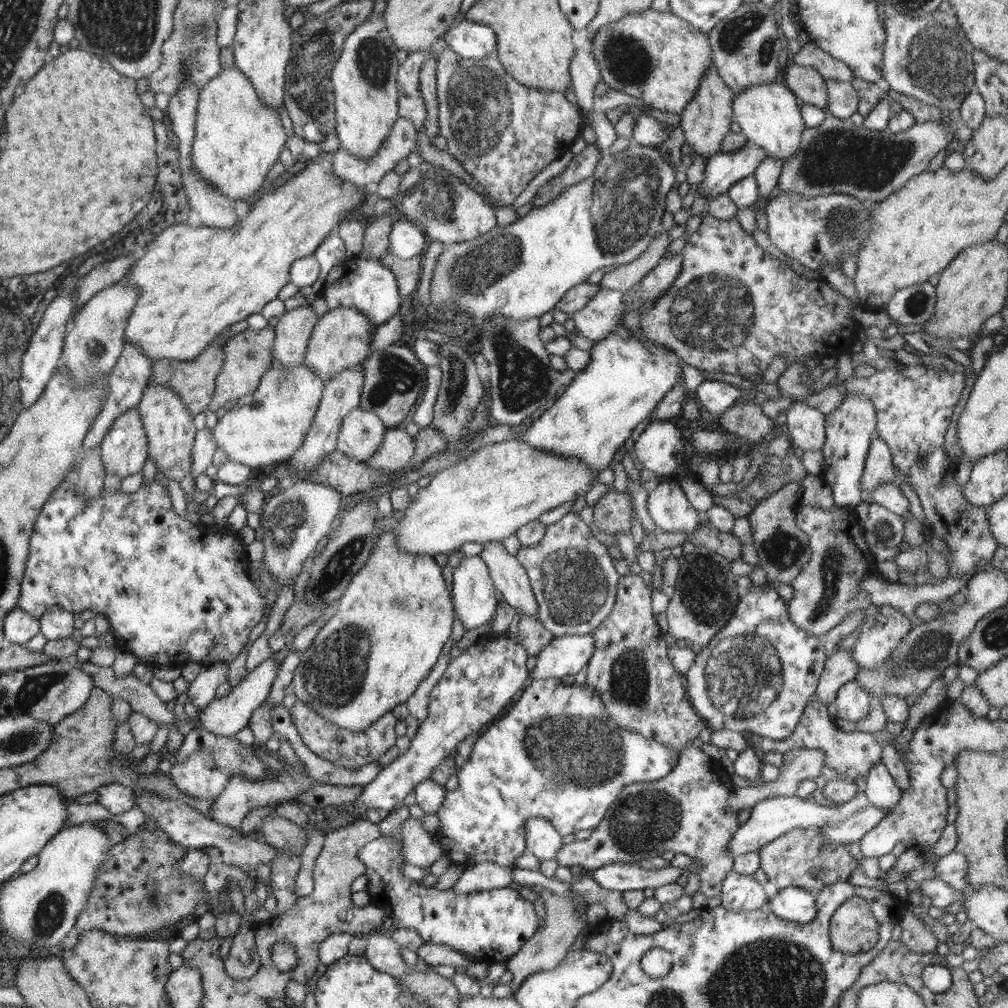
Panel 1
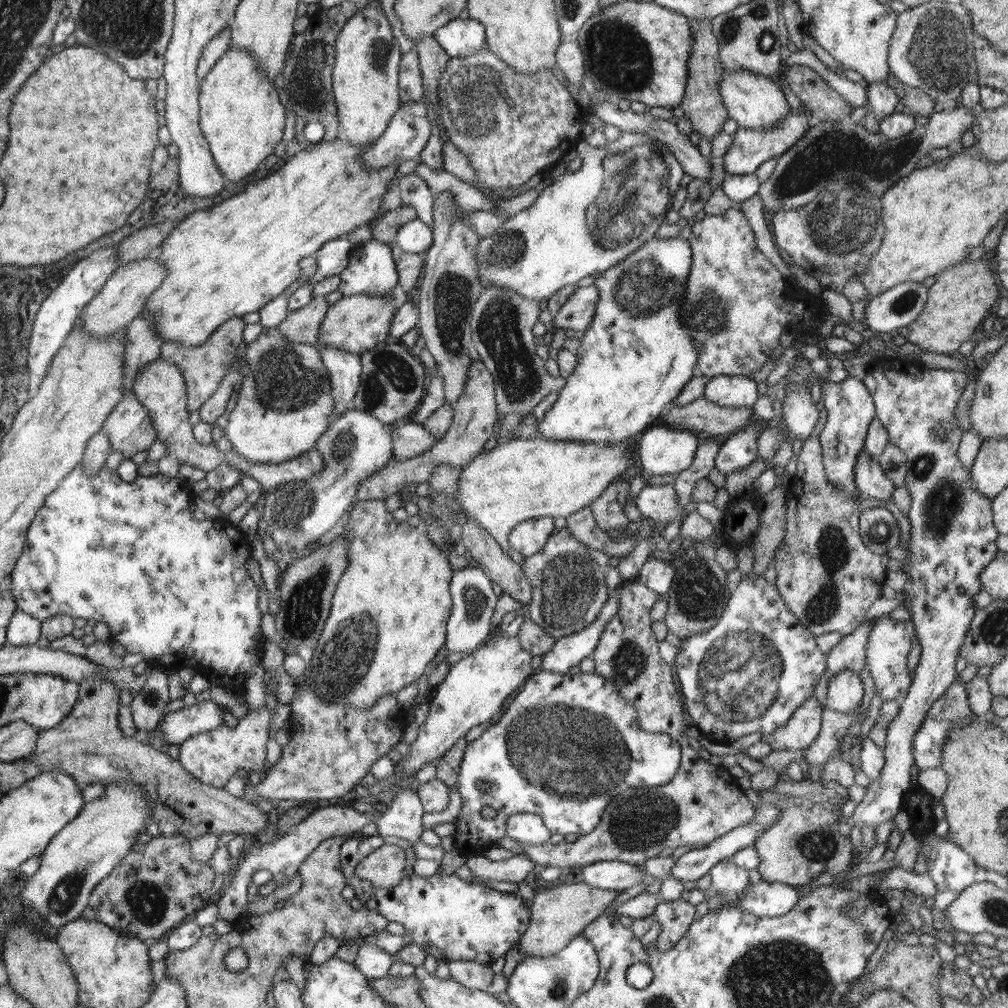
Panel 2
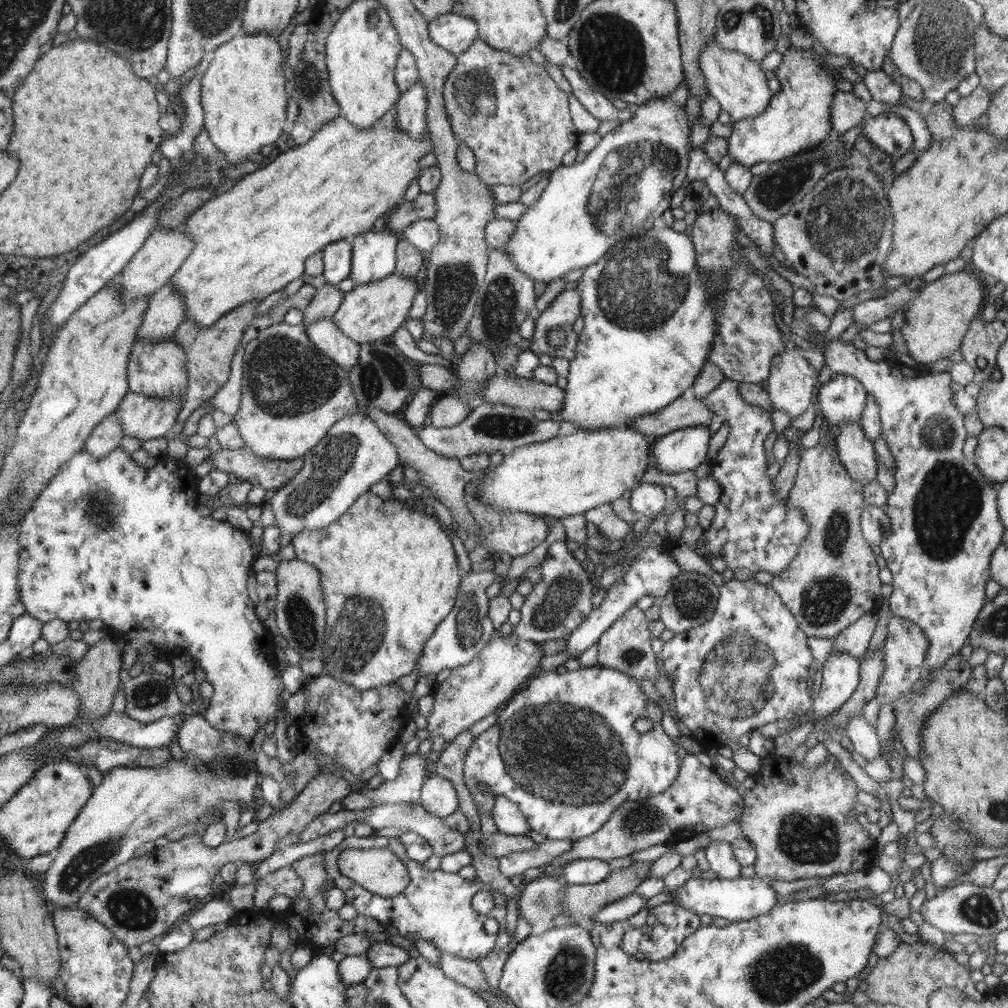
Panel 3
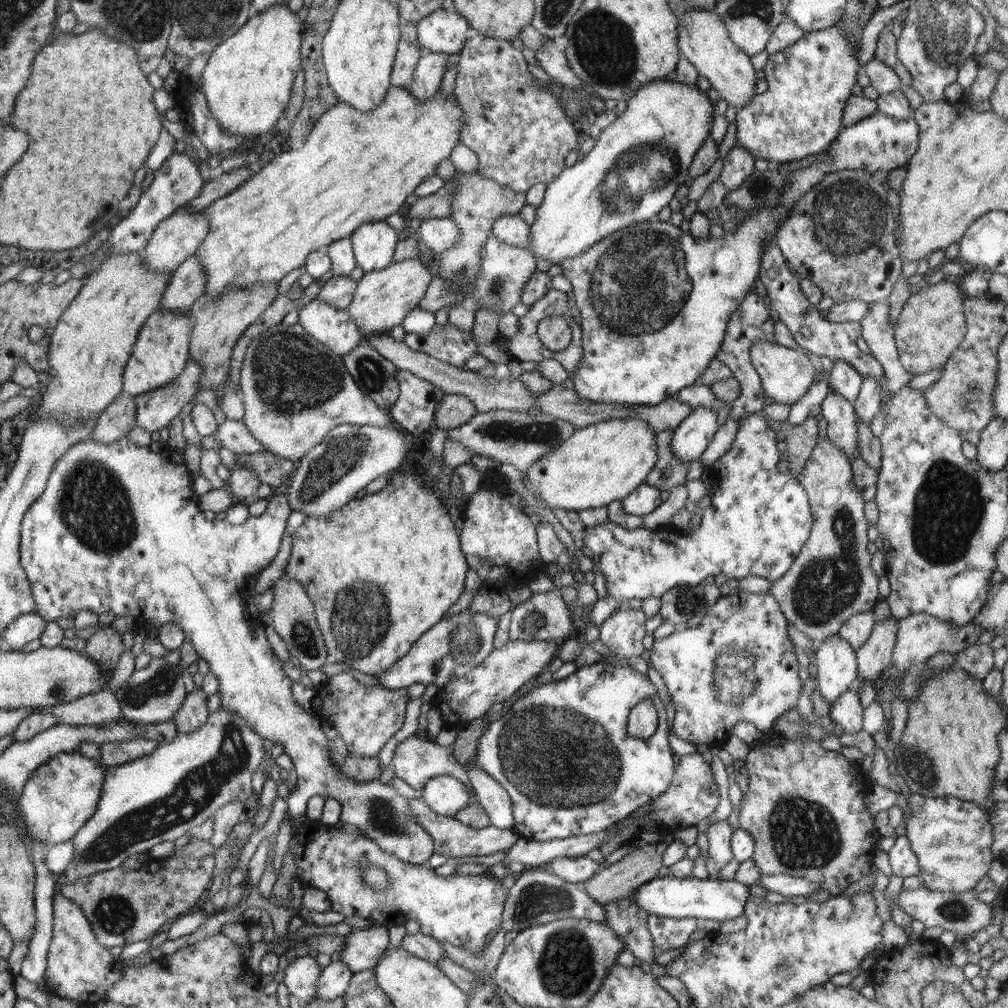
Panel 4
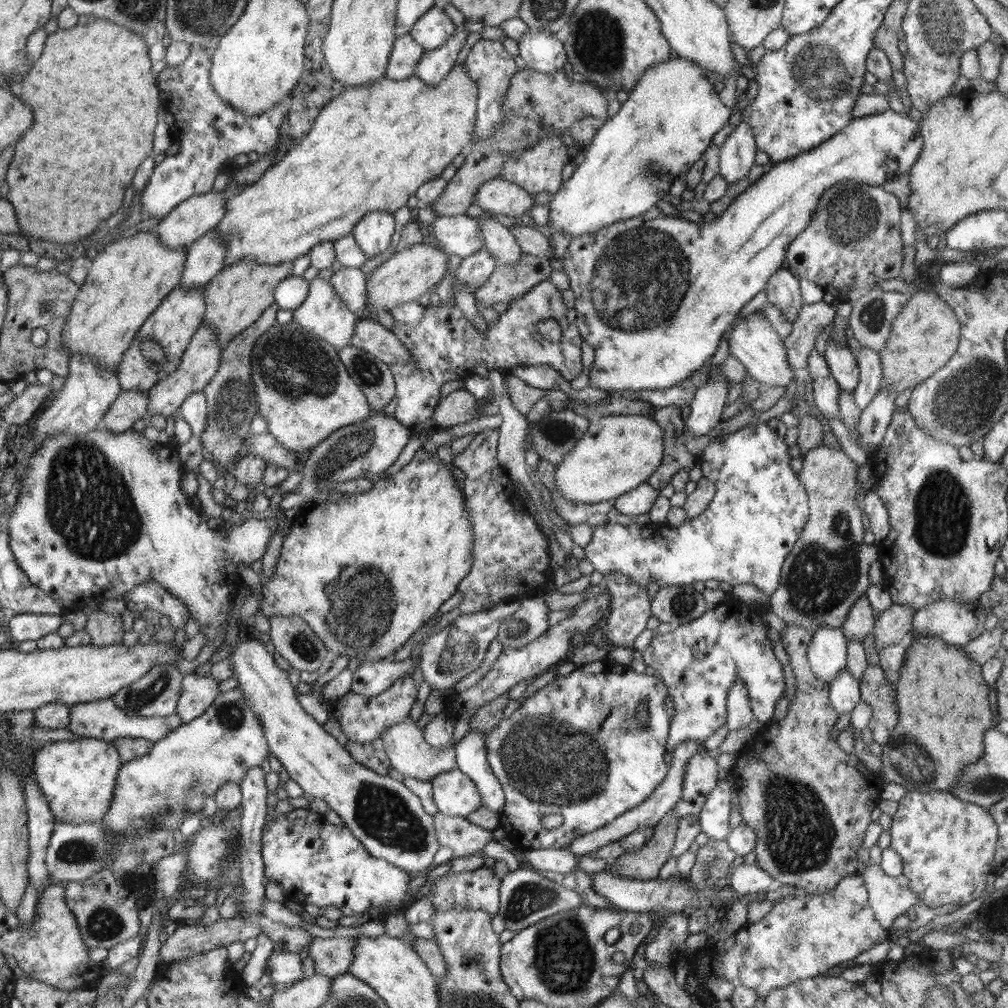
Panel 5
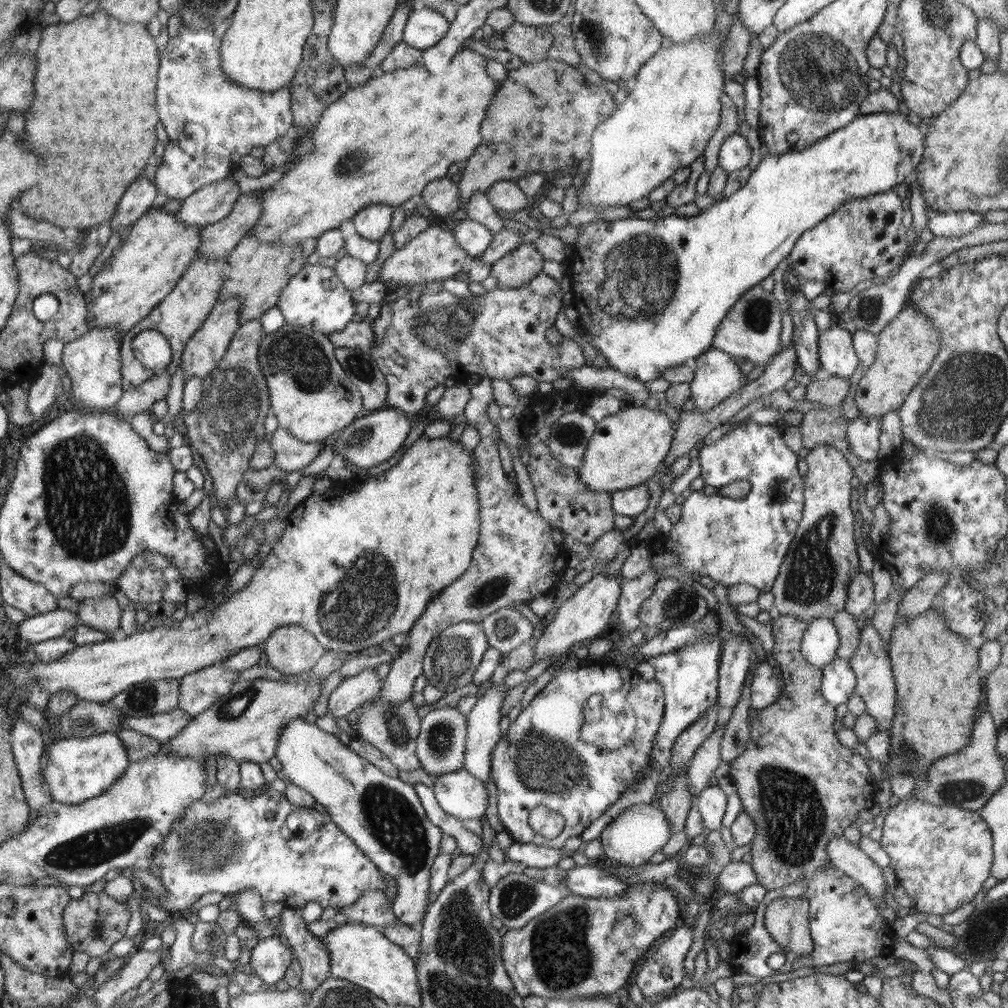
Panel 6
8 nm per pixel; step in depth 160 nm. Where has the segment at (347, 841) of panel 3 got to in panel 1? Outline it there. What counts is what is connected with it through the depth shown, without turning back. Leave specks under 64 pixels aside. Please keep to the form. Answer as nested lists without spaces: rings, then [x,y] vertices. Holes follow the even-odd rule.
[[[376,836],[375,840],[362,846],[357,857],[366,867],[366,890],[371,906],[383,908],[385,916],[392,918],[397,928],[414,929],[424,942],[451,946],[454,950],[471,954],[480,963],[506,962],[532,938],[540,924],[533,903],[520,895],[518,887],[457,895],[452,887],[439,890],[411,881],[402,874],[405,863],[403,846],[390,838]]]

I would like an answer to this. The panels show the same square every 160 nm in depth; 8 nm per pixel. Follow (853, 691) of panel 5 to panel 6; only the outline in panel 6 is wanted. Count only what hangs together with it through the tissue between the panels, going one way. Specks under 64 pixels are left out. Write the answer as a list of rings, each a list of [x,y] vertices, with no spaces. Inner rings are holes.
[[[836,656],[821,671],[821,692],[824,699],[834,706],[846,705],[855,695],[857,683],[849,660]]]

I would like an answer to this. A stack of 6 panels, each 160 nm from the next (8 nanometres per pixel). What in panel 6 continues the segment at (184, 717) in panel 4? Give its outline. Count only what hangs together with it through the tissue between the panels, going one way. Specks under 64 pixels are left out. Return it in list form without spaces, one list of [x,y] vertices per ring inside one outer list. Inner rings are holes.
[[[216,664],[186,674],[180,681],[178,708],[190,718],[215,704],[222,696],[230,693],[232,685],[238,680],[239,672]]]

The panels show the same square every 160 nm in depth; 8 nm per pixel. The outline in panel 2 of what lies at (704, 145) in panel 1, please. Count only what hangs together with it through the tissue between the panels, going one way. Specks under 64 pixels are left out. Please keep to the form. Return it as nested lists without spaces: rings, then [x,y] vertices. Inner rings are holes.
[[[691,20],[691,37],[693,45],[687,60],[687,83],[680,106],[684,110],[684,116],[692,122],[694,132],[699,133],[701,138],[711,141],[714,135],[723,130],[724,122],[729,119],[727,108],[718,90],[725,68],[720,62],[719,42],[710,20]]]

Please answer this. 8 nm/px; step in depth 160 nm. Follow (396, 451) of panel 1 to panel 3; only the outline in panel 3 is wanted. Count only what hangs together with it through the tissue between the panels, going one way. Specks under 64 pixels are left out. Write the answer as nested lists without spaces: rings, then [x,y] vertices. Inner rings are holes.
[[[484,403],[468,413],[468,416],[456,426],[442,428],[426,424],[424,427],[416,428],[416,434],[424,446],[446,458],[461,459],[472,454],[480,454],[487,458],[496,450],[502,452],[503,456],[508,456],[521,446],[550,440],[558,434],[560,425],[558,420],[552,418],[538,420],[534,417],[533,411],[524,408]]]

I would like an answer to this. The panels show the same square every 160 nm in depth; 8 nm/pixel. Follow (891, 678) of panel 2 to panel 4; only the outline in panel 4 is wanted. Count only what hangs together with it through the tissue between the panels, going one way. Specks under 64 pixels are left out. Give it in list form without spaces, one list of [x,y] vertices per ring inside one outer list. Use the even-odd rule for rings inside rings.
[[[928,613],[911,614],[899,619],[892,664],[896,665],[901,675],[904,676],[908,673],[910,664],[930,660],[936,653],[940,652],[951,652],[956,655],[957,652],[963,651],[976,643],[982,632],[983,630],[972,622],[961,627],[955,627],[938,617],[934,618]]]

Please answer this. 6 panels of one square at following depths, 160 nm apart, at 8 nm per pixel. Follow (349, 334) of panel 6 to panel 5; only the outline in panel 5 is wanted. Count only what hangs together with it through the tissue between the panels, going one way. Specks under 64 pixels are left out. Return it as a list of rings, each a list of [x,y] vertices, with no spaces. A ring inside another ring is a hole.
[[[373,317],[360,318],[357,321],[350,345],[372,354],[388,366],[418,362],[396,335]]]

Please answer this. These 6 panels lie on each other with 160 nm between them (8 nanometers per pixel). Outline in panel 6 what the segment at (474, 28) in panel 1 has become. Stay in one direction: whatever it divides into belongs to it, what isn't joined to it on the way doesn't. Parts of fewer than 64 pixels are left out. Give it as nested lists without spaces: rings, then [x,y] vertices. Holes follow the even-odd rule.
[[[430,8],[410,14],[403,30],[403,41],[420,50],[433,47],[448,32],[450,22]]]

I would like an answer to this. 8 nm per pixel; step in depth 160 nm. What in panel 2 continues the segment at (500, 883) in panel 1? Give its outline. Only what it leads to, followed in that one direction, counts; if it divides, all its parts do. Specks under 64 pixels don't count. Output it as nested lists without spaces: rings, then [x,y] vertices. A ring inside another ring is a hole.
[[[474,855],[466,858],[465,864],[476,876],[474,882],[496,880],[516,883],[523,882],[535,865],[533,861],[521,855],[498,861],[492,861],[484,855]]]

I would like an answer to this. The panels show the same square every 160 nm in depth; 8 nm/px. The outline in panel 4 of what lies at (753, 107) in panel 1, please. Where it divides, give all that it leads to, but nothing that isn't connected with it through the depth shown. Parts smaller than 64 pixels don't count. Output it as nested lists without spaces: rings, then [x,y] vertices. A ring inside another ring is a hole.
[[[688,9],[678,19],[677,45],[679,52],[694,64],[700,75],[705,76],[714,90],[732,106],[739,109],[753,99],[756,84],[756,70],[746,54],[733,43],[728,29],[714,10]]]

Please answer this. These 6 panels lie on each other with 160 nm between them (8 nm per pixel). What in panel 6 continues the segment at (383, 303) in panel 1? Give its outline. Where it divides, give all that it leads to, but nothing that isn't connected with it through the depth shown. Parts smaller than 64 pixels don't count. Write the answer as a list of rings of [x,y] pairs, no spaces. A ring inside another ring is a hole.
[[[371,204],[356,211],[352,222],[358,236],[380,243],[391,225],[394,208],[387,204]]]

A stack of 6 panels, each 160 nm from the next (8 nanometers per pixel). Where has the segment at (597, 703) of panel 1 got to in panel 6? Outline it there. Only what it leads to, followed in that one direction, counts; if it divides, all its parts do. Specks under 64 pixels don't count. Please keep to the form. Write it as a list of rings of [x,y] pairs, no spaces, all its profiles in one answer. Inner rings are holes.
[[[602,659],[584,663],[580,668],[558,671],[534,696],[528,706],[522,709],[520,716],[510,724],[509,730],[506,730],[506,736],[500,738],[491,755],[491,773],[498,791],[498,816],[513,842],[562,849],[564,842],[568,842],[572,837],[582,836],[582,832],[592,822],[601,817],[624,791],[630,789],[640,774],[650,769],[654,738],[664,720],[664,708],[665,697],[662,685],[656,679],[642,679],[634,669],[603,662]],[[616,688],[625,692],[626,703],[634,712],[637,726],[633,737],[625,746],[620,747],[620,752],[604,752],[602,748],[580,740],[580,730],[584,721],[583,710],[590,696],[598,693],[606,695]],[[537,806],[545,806],[564,817],[565,825],[557,838],[545,838],[537,834],[529,825],[529,812]]]

